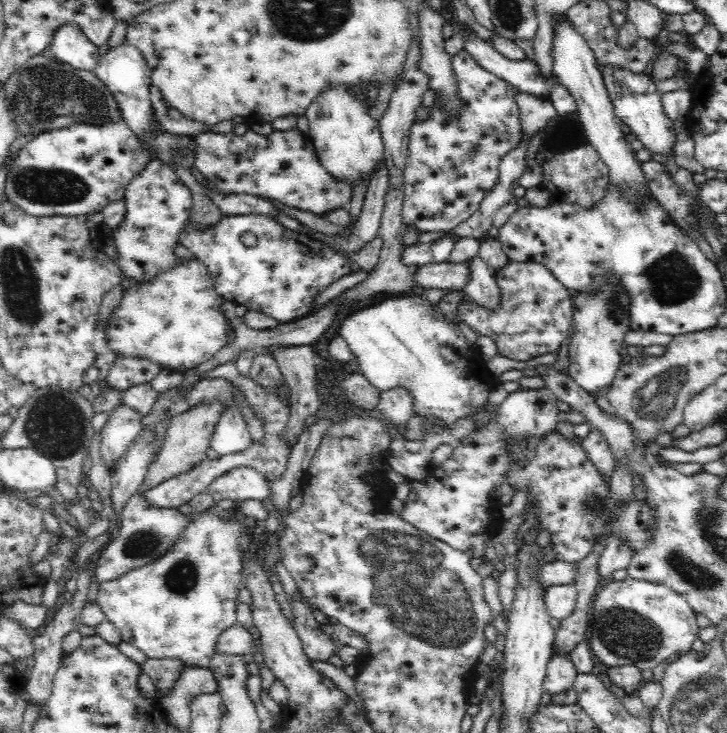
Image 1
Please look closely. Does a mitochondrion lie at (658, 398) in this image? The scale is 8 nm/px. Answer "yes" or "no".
yes

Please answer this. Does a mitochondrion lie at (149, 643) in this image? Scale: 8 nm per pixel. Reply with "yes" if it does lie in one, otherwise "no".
no

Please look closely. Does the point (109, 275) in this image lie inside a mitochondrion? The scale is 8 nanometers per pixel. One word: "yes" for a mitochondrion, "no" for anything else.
no

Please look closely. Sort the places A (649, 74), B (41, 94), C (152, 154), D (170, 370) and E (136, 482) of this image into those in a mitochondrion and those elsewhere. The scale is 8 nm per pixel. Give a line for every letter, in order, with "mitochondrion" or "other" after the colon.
A: other
B: mitochondrion
C: other
D: other
E: other

